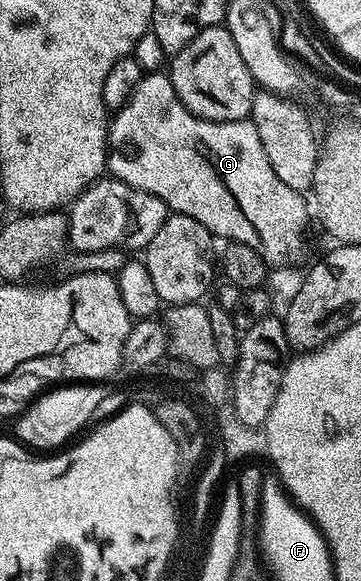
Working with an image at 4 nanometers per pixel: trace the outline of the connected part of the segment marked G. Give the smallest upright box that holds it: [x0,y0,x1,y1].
[106,72,308,267]

